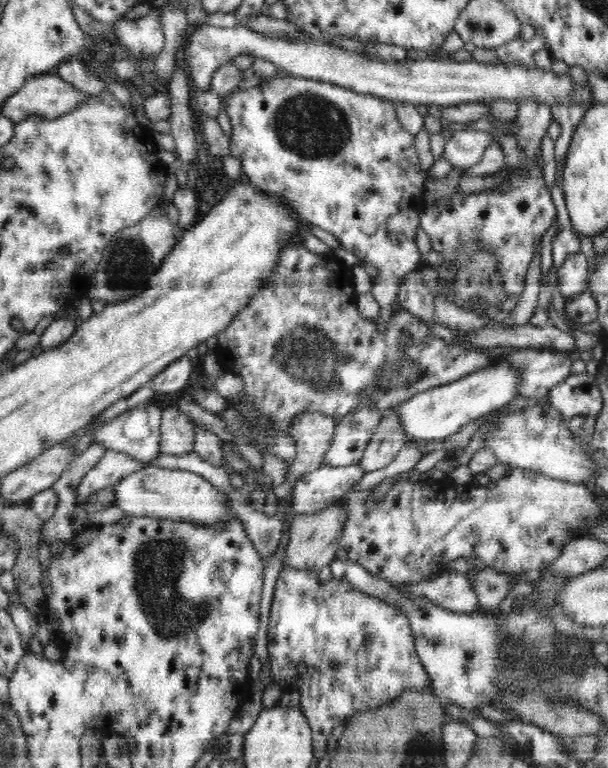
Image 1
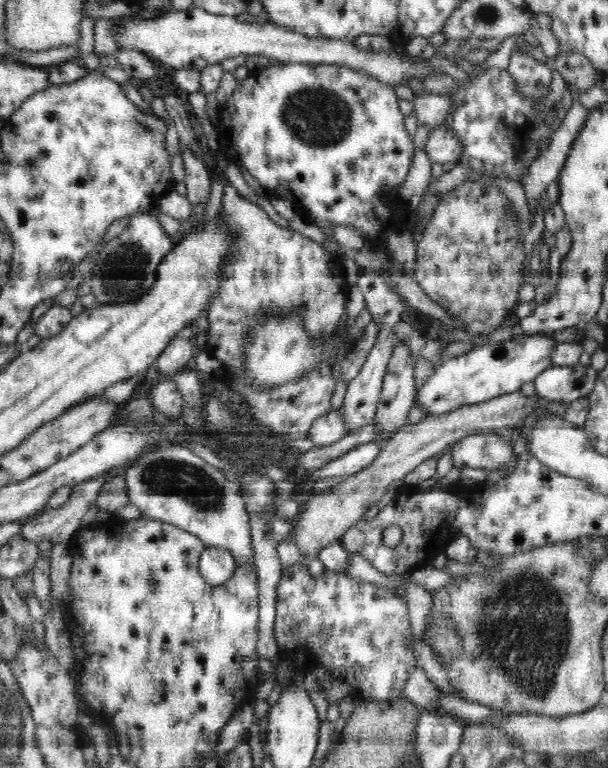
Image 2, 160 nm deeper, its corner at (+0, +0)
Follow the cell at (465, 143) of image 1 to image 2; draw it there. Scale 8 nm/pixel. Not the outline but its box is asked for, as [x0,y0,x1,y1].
[425,125,463,163]

